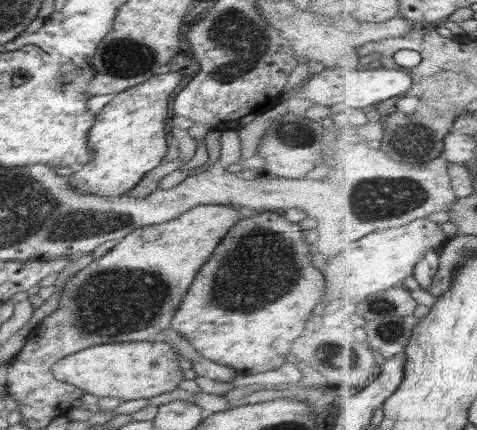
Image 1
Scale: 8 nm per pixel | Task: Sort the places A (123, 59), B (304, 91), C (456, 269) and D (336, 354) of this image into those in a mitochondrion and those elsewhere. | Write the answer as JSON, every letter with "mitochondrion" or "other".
{"A":"mitochondrion","B":"other","C":"other","D":"mitochondrion"}

